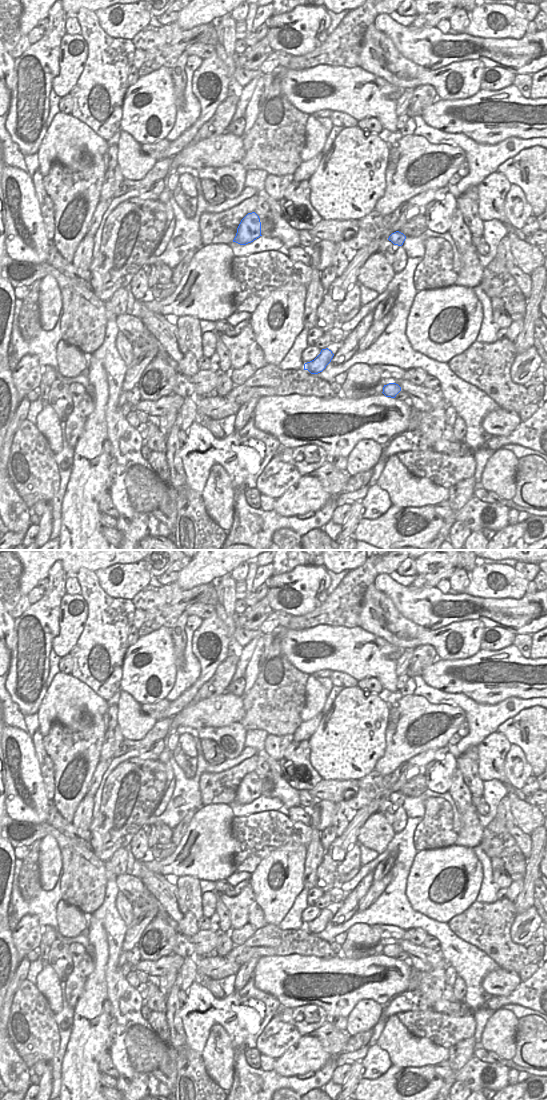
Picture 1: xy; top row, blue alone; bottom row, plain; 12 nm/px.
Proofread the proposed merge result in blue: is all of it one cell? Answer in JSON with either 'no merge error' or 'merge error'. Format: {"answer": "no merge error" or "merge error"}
{"answer": "no merge error"}

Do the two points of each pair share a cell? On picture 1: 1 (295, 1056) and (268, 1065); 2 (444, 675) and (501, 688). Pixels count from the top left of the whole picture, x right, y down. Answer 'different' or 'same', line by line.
1: different
2: same

